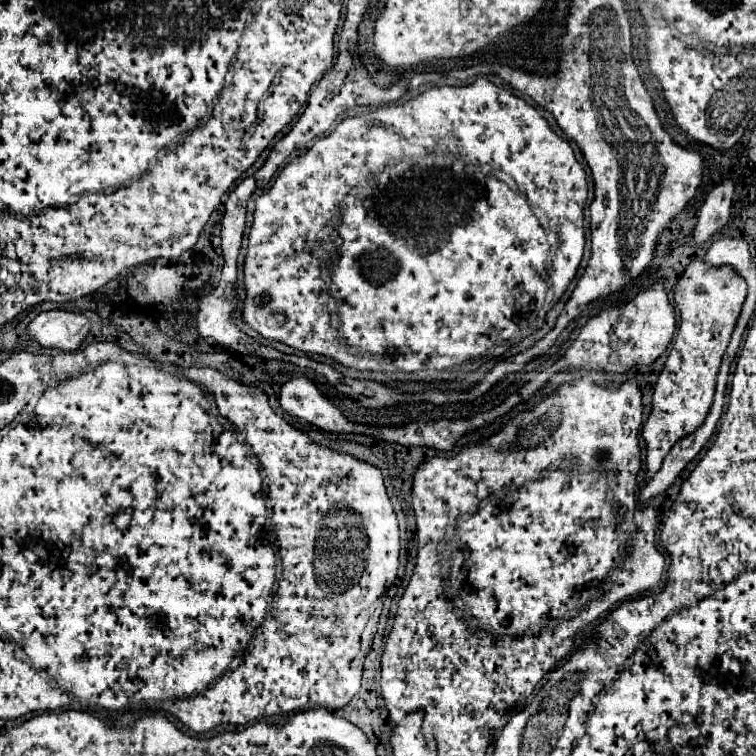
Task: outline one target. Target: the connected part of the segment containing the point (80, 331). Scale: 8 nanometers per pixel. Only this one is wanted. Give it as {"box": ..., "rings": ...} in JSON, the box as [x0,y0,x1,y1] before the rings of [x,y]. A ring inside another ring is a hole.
{"box":[27,311,89,351],"rings":[[[47,311],[39,313],[29,325],[27,335],[43,347],[57,347],[63,351],[79,349],[81,341],[89,333],[89,321],[79,313]]]}

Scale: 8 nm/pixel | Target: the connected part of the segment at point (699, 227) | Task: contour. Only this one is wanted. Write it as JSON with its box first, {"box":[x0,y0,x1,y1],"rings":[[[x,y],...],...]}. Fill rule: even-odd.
{"box":[695,177,735,243],"rings":[[[731,177],[723,179],[719,185],[711,189],[707,195],[701,211],[699,211],[699,221],[695,225],[695,241],[705,243],[709,241],[729,219],[729,209],[735,193],[735,183]]]}

